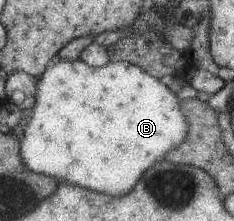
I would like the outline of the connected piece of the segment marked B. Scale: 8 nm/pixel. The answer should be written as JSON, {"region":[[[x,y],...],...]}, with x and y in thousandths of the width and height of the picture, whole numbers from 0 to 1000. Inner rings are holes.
{"region":[[[244,276],[226,303],[209,303],[209,321],[188,321],[175,348],[162,353],[154,398],[145,480],[107,507],[98,548],[107,615],[90,638],[90,719],[103,724],[103,742],[124,769],[184,783],[184,792],[218,792],[218,801],[244,805],[252,819],[282,819],[295,833],[363,846],[363,855],[397,855],[397,864],[432,864],[432,873],[457,873],[457,882],[543,882],[577,846],[585,810],[654,738],[671,738],[688,710],[701,719],[705,701],[769,661],[803,611],[803,543],[786,511],[774,511],[778,484],[765,484],[756,430],[714,385],[697,385],[697,371],[671,367],[667,344],[637,339],[590,294],[556,290],[538,276],[466,276],[432,312],[380,303],[355,276]]]}

